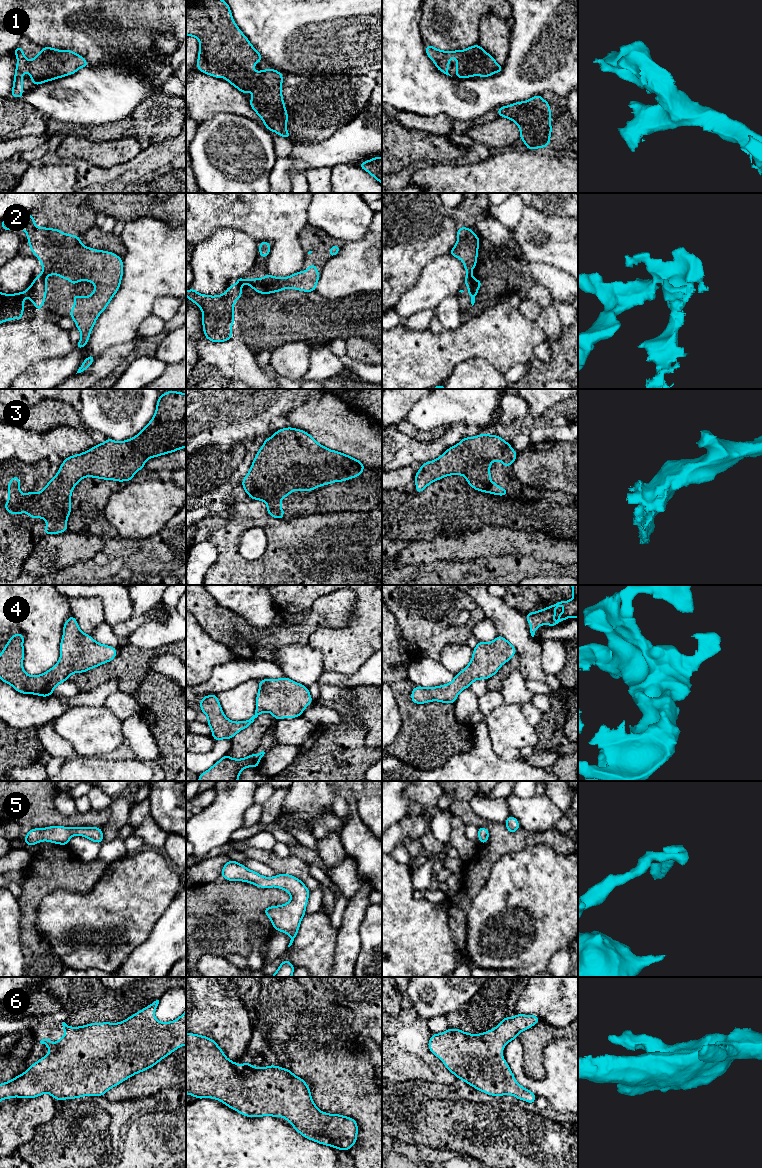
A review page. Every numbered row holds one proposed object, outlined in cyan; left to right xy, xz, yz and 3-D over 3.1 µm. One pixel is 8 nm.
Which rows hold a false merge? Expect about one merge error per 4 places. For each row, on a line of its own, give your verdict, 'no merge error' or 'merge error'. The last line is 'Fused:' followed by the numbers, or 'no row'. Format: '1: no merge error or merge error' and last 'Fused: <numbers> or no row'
1: no merge error
2: merge error
3: no merge error
4: no merge error
5: no merge error
6: no merge error
Fused: 2

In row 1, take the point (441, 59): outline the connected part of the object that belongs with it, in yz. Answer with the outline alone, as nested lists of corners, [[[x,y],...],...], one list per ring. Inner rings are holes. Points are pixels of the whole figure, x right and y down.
[[[479,44],[470,46],[465,50],[455,51],[442,51],[431,45],[425,45],[425,52],[437,69],[449,76],[451,76],[448,73],[449,61],[451,57],[455,57],[457,59],[457,72],[454,77],[457,78],[491,77],[494,72],[500,73],[504,68],[504,66],[498,65],[496,60]]]

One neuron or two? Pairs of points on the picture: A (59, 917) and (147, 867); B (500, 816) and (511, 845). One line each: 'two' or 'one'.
A: one
B: two

